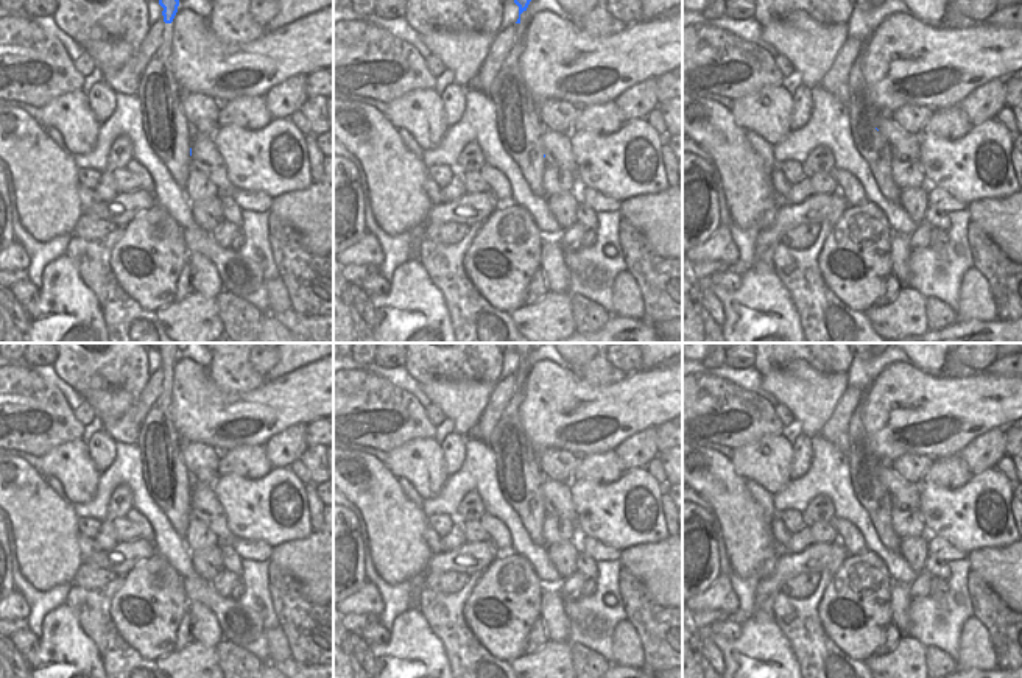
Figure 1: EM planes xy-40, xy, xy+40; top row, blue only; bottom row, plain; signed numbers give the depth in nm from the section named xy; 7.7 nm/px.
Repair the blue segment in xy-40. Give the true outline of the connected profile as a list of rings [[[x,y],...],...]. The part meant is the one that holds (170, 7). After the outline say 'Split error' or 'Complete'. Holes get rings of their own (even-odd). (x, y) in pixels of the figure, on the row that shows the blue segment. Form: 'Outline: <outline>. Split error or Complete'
Outline: [[[159,0],[164,8],[164,34],[157,51],[150,59],[137,90],[145,137],[171,171],[178,185],[185,190],[192,170],[193,128],[179,101],[179,86],[171,69],[173,19],[179,0]]]. Split error.

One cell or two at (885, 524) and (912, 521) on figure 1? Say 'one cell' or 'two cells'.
two cells

